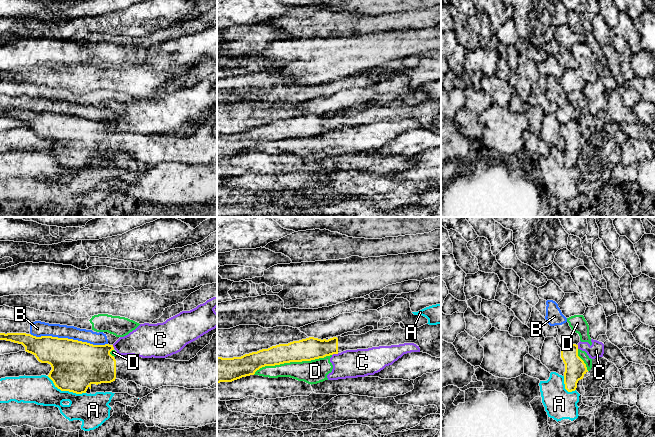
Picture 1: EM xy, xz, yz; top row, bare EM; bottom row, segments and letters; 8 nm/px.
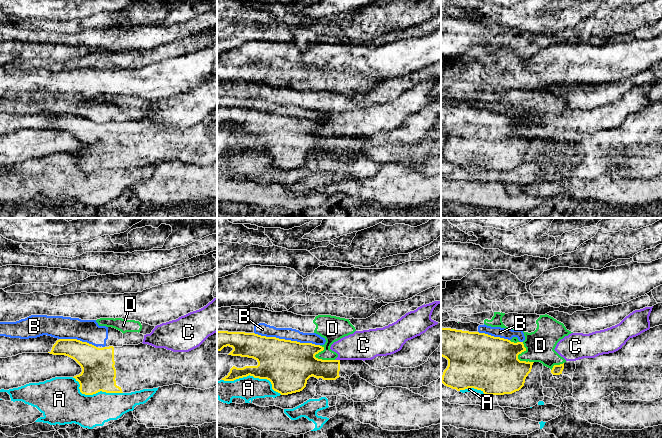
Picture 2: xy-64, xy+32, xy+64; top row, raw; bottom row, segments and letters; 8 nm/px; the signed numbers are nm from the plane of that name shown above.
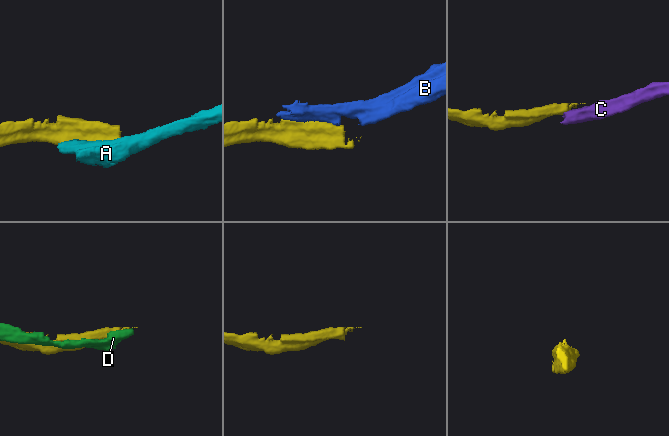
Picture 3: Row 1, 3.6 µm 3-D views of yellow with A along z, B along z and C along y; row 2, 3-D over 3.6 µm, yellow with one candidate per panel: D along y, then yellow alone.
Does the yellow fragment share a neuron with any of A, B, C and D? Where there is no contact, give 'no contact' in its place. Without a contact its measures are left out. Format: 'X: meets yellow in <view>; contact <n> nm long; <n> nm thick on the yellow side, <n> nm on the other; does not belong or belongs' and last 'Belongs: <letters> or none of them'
A: meets yellow in xy; contact 340 nm long; 380 nm thick on the yellow side, 240 nm on the other; does not belong
B: meets yellow in xy; contact 650 nm long; 380 nm thick on the yellow side, 110 nm on the other; does not belong
C: meets yellow in xz; contact 60 nm long; 180 nm thick on the yellow side, 220 nm on the other; does not belong
D: meets yellow in xz; contact 650 nm long; 180 nm thick on the yellow side, 190 nm on the other; does not belong
Belongs: none of them

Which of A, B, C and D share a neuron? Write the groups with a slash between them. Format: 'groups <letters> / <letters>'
groups A / B / C D

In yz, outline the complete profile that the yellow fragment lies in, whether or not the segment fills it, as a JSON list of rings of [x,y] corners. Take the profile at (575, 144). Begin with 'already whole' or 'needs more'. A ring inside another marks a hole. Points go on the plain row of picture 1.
already whole; [[[578,121],[561,124],[561,134],[565,140],[564,160],[568,168],[575,167],[579,156],[588,148],[586,140],[578,132]]]

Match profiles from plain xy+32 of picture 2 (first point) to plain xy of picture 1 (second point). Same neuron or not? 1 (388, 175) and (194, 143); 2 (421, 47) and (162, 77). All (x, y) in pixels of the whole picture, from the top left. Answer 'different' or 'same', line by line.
1: different
2: different

